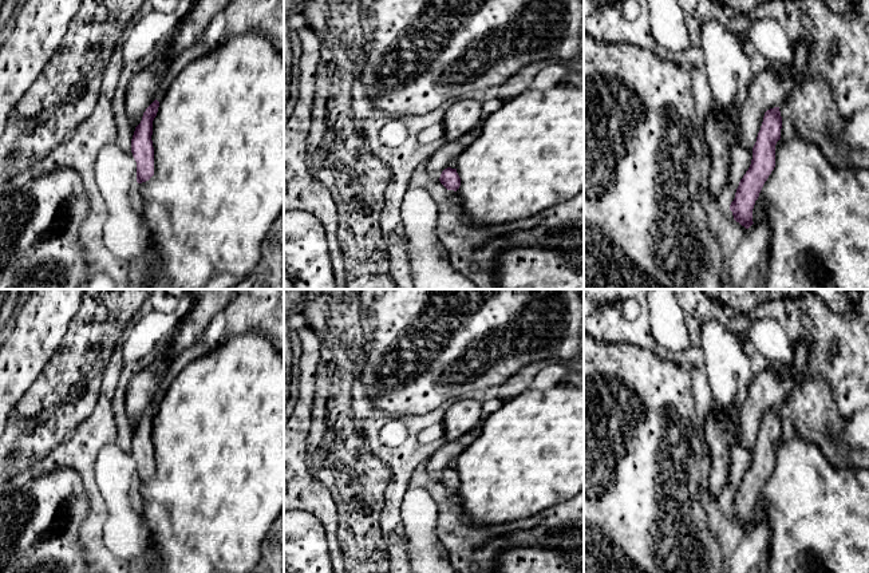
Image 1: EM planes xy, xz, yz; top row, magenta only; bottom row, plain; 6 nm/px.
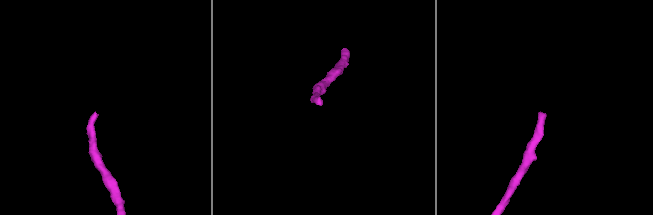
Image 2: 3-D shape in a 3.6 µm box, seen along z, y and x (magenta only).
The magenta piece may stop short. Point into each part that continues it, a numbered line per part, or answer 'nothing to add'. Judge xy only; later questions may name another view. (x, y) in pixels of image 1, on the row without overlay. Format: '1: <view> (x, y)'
nothing to add

